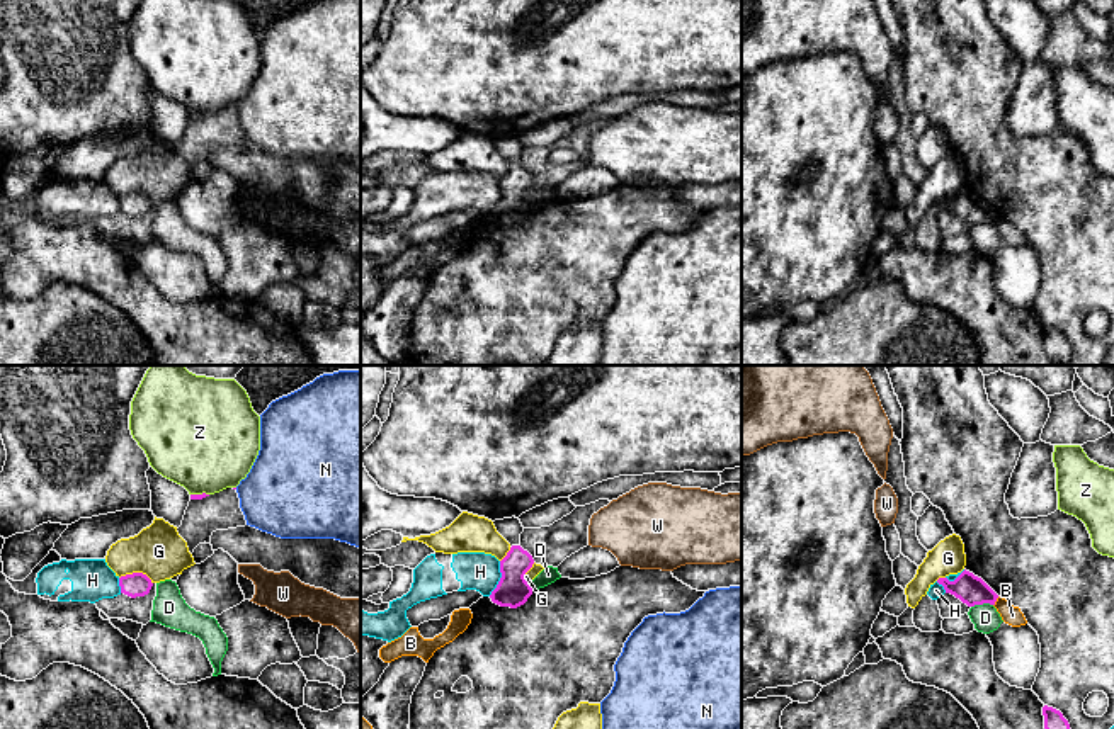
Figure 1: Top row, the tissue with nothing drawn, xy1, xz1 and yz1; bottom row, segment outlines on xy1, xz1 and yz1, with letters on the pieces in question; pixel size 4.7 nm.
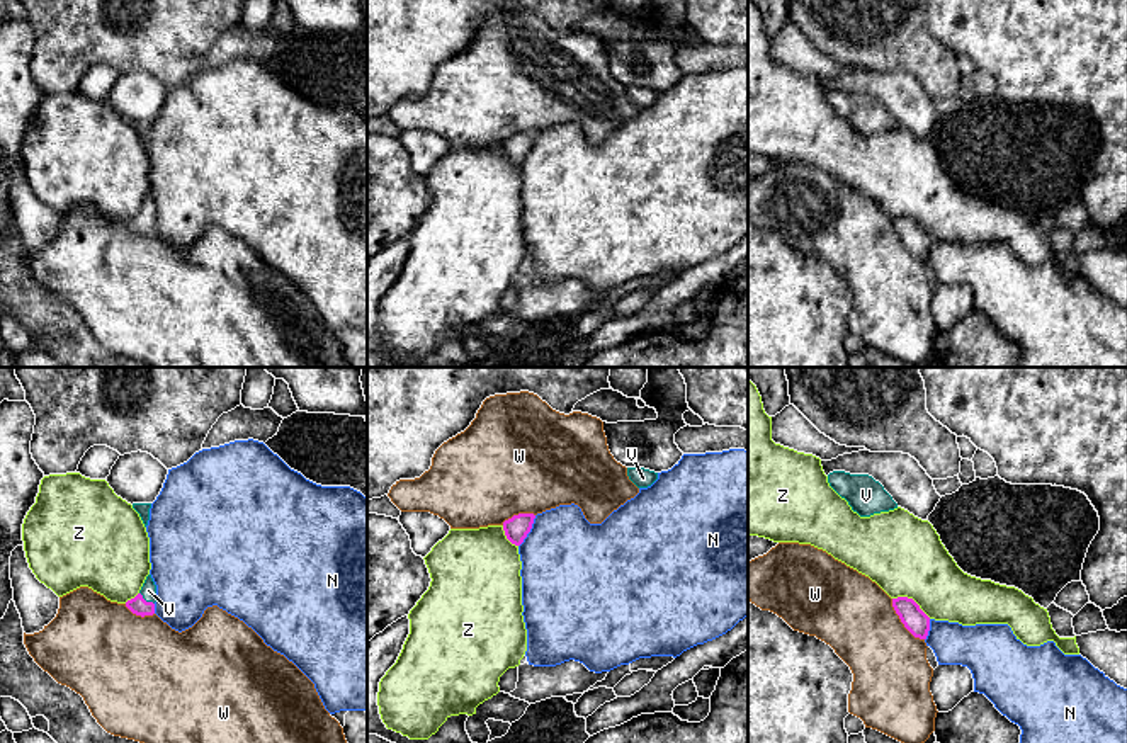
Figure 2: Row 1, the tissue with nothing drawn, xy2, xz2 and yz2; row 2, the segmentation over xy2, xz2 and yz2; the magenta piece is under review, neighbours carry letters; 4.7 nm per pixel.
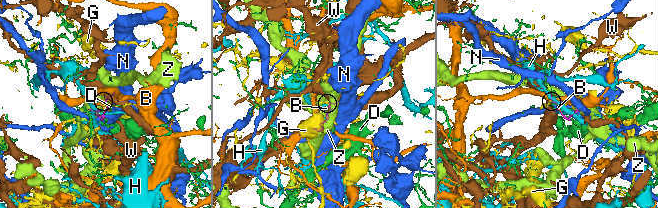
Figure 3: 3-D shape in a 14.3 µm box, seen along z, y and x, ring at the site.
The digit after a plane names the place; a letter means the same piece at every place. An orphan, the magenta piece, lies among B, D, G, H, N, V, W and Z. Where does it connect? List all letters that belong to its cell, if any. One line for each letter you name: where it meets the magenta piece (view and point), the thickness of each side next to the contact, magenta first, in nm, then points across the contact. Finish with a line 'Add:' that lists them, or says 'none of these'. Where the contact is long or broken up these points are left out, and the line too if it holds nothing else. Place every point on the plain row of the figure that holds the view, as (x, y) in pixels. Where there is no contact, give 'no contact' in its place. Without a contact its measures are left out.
V: meets magenta in xy2 at (145, 220); 90 nm thick on the magenta side, 80 nm on the other; runs through xy2 (138, 225), (145, 220), (148, 209)
Add: V

